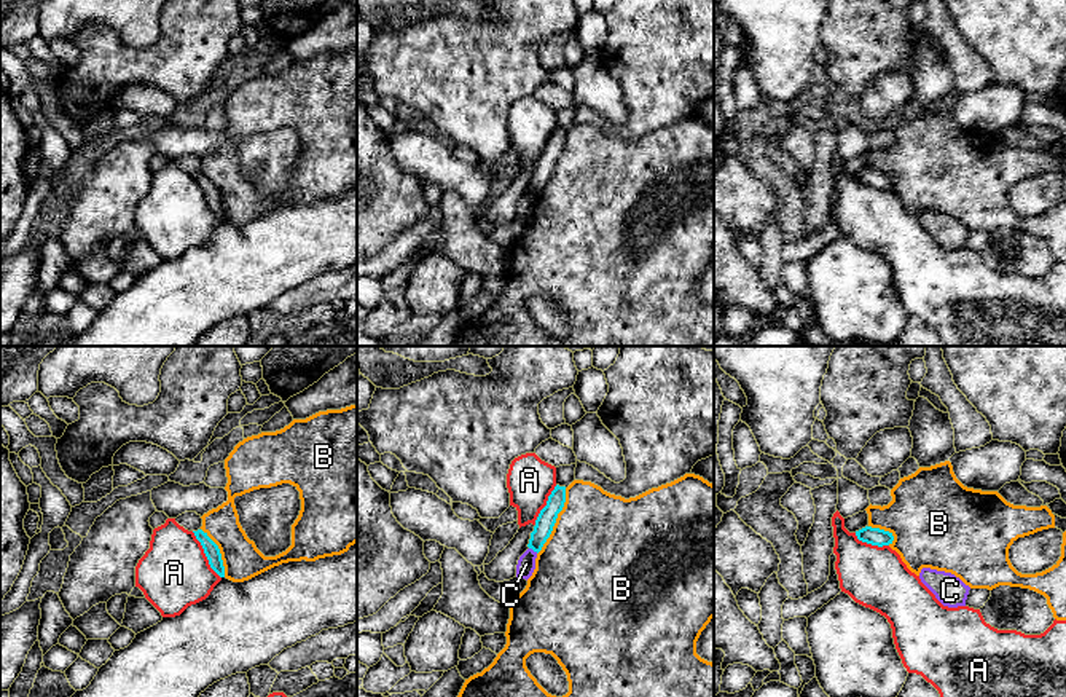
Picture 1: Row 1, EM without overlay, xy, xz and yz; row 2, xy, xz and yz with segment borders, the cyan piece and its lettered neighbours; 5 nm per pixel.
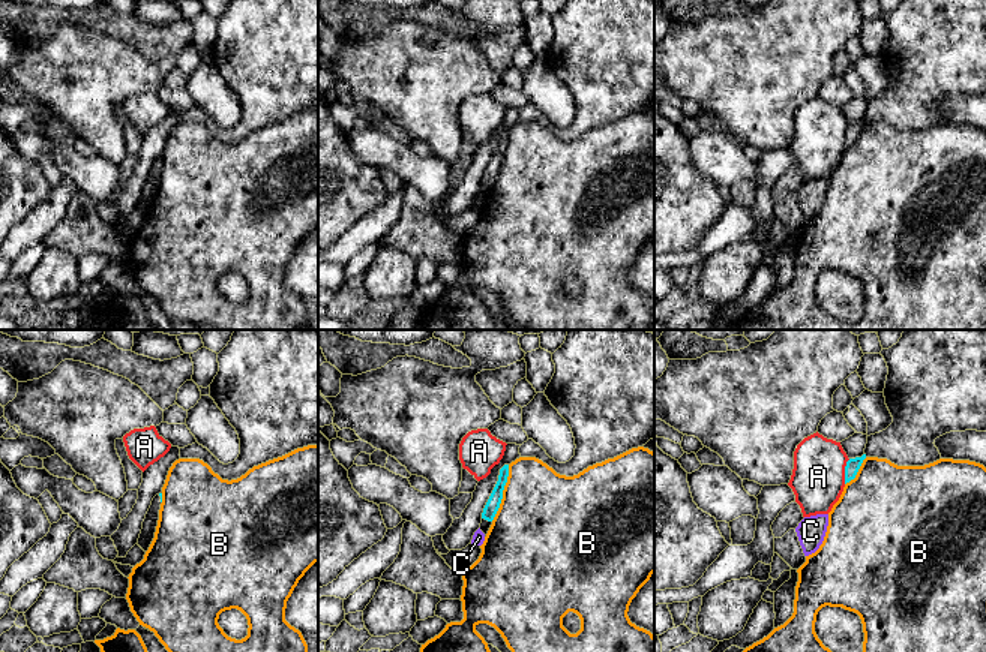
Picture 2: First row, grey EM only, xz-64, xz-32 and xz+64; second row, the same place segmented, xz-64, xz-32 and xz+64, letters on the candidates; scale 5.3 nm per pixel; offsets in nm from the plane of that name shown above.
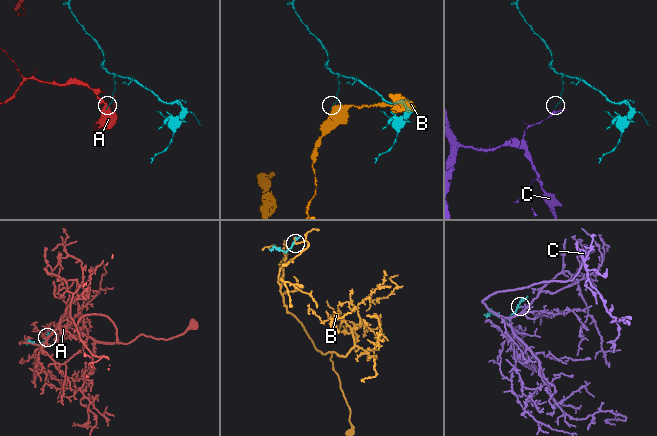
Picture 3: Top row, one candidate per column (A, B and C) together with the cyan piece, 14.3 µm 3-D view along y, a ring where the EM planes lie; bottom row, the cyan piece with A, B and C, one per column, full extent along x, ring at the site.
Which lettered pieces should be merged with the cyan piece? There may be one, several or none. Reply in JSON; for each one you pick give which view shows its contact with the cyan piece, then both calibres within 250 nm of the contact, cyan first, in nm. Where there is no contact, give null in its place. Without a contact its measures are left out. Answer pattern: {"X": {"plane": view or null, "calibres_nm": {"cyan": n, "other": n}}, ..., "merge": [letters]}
{"merge": []}

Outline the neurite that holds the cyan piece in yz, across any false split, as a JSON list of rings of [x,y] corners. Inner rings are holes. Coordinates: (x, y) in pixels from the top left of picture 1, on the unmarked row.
[[[865,169],[859,174],[856,174],[856,179],[859,183],[872,187],[872,188],[889,188],[894,183],[892,175],[880,172],[880,171],[872,171],[872,169]]]

